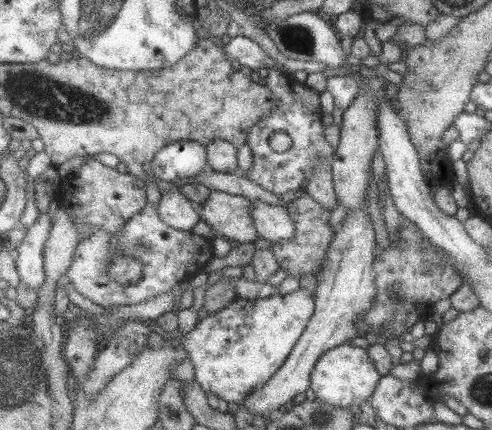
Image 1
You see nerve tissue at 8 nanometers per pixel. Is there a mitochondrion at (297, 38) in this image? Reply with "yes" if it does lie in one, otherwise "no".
yes

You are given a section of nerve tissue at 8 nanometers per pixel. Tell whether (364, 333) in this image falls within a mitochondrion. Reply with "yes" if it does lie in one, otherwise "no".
no

